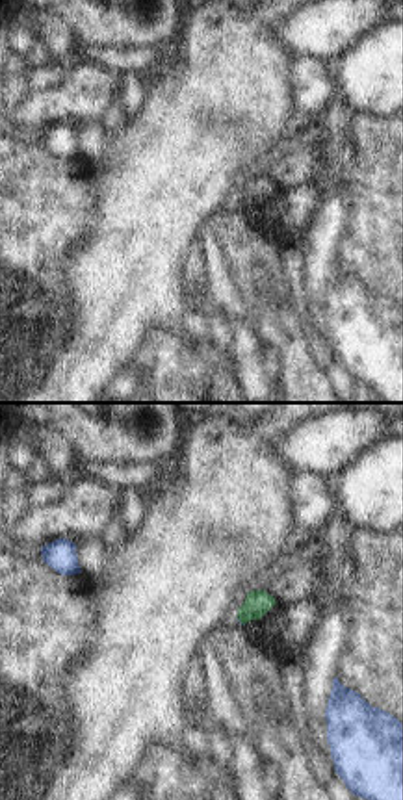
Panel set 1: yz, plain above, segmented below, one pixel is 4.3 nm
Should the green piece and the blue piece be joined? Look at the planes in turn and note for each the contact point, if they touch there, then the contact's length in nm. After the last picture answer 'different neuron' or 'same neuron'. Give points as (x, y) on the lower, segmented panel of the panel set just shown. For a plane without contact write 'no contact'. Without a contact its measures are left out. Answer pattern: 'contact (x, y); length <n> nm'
contact (240, 620); length 50 nm

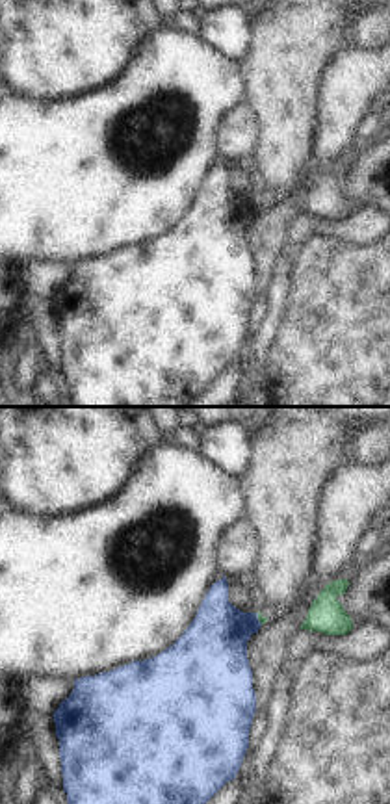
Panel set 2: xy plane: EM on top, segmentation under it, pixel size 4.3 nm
contact (259, 619); length 60 nm

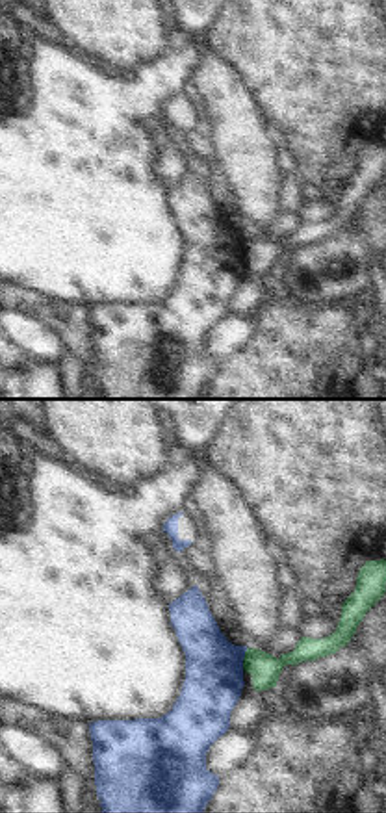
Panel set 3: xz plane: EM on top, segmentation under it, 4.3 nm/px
contact (245, 654); length 70 nm

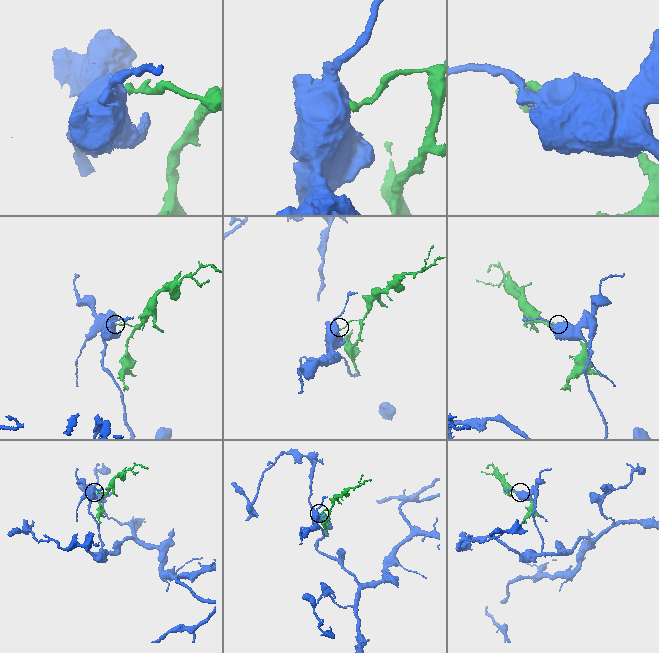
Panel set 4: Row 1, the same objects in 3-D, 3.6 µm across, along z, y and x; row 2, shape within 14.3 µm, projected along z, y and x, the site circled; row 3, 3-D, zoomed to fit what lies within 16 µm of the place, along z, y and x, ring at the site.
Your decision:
different neuron

